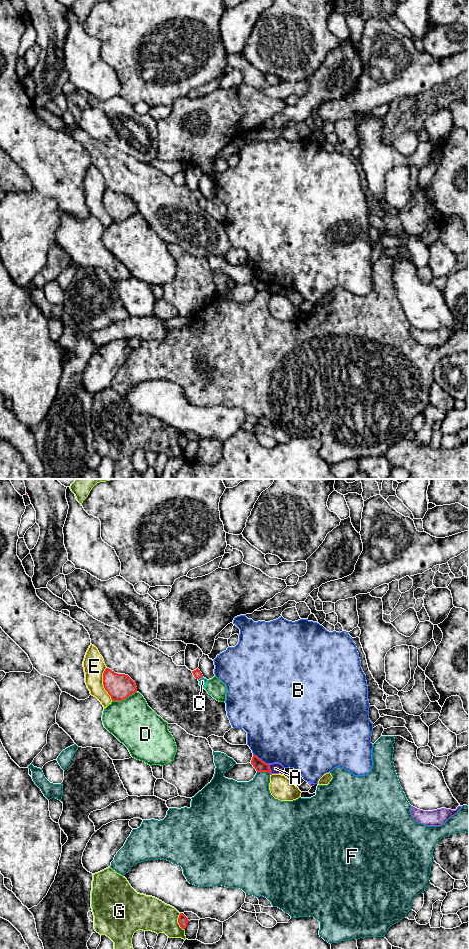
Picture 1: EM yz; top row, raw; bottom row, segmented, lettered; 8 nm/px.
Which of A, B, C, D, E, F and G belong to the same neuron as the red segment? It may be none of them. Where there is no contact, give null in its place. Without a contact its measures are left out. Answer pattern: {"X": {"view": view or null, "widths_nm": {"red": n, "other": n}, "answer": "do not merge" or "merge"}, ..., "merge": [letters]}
{"A": {"view": "yz", "widths_nm": {"red": 90, "other": 90}, "answer": "do not merge"}, "B": {"view": "yz", "widths_nm": {"red": 90, "other": 480}, "answer": "do not merge"}, "C": {"view": "yz", "widths_nm": {"red": 70, "other": 60}, "answer": "do not merge"}, "D": {"view": "yz", "widths_nm": {"red": 200, "other": 360}, "answer": "do not merge"}, "E": {"view": "yz", "widths_nm": {"red": 200, "other": 170}, "answer": "do not merge"}, "F": {"view": "yz", "widths_nm": {"red": 90, "other": 300}, "answer": "do not merge"}, "G": {"view": "yz", "widths_nm": {"red": 80, "other": 280}, "answer": "do not merge"}, "merge": []}

